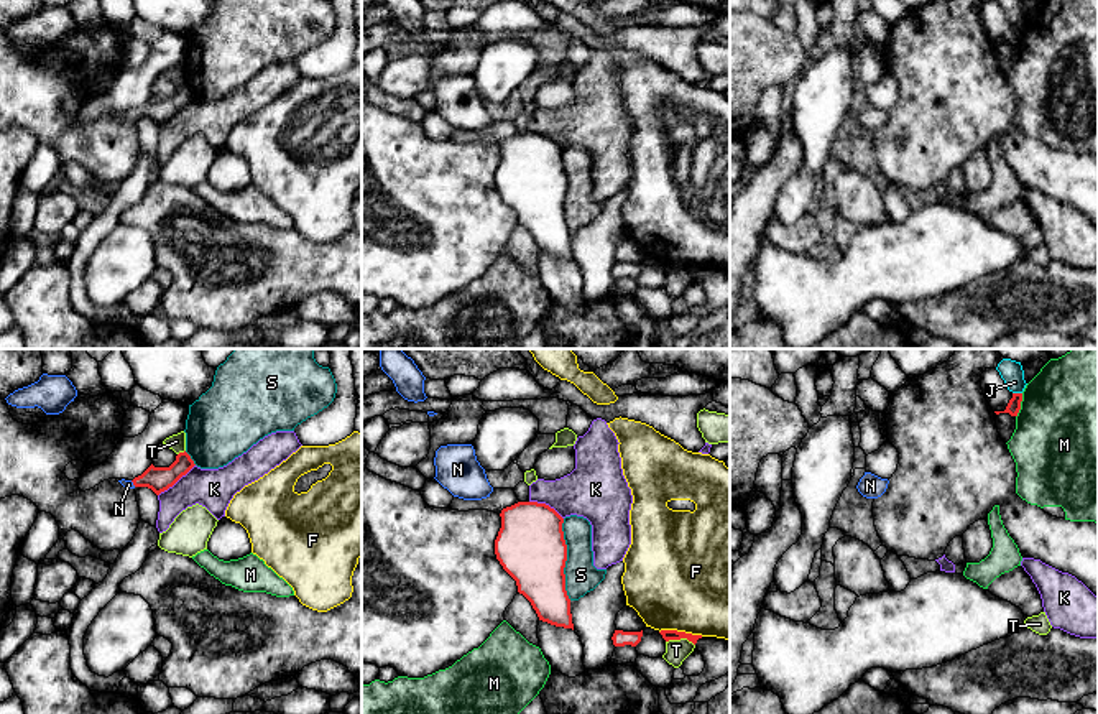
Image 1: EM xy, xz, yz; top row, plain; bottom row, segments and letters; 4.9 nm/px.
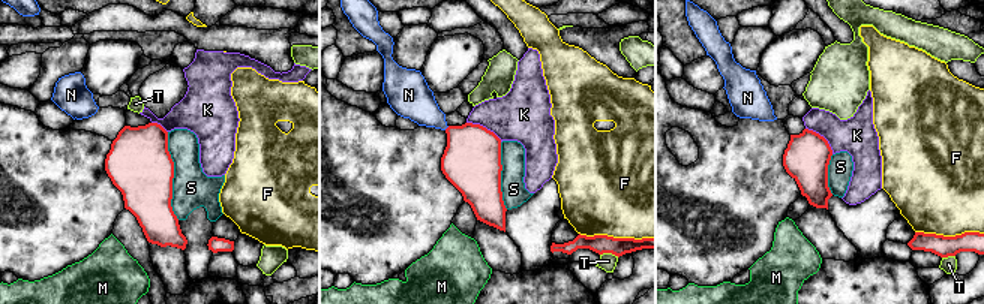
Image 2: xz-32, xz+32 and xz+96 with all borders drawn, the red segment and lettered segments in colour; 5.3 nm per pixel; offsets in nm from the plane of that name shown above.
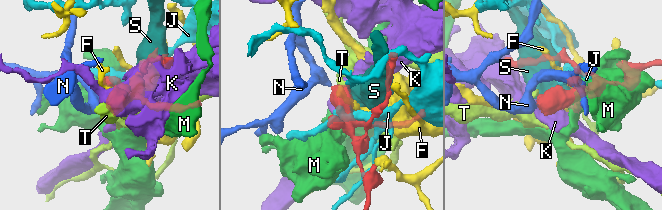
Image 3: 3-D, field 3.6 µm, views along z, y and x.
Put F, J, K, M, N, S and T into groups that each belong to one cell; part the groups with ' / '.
F / J / K / M / N / S / T

